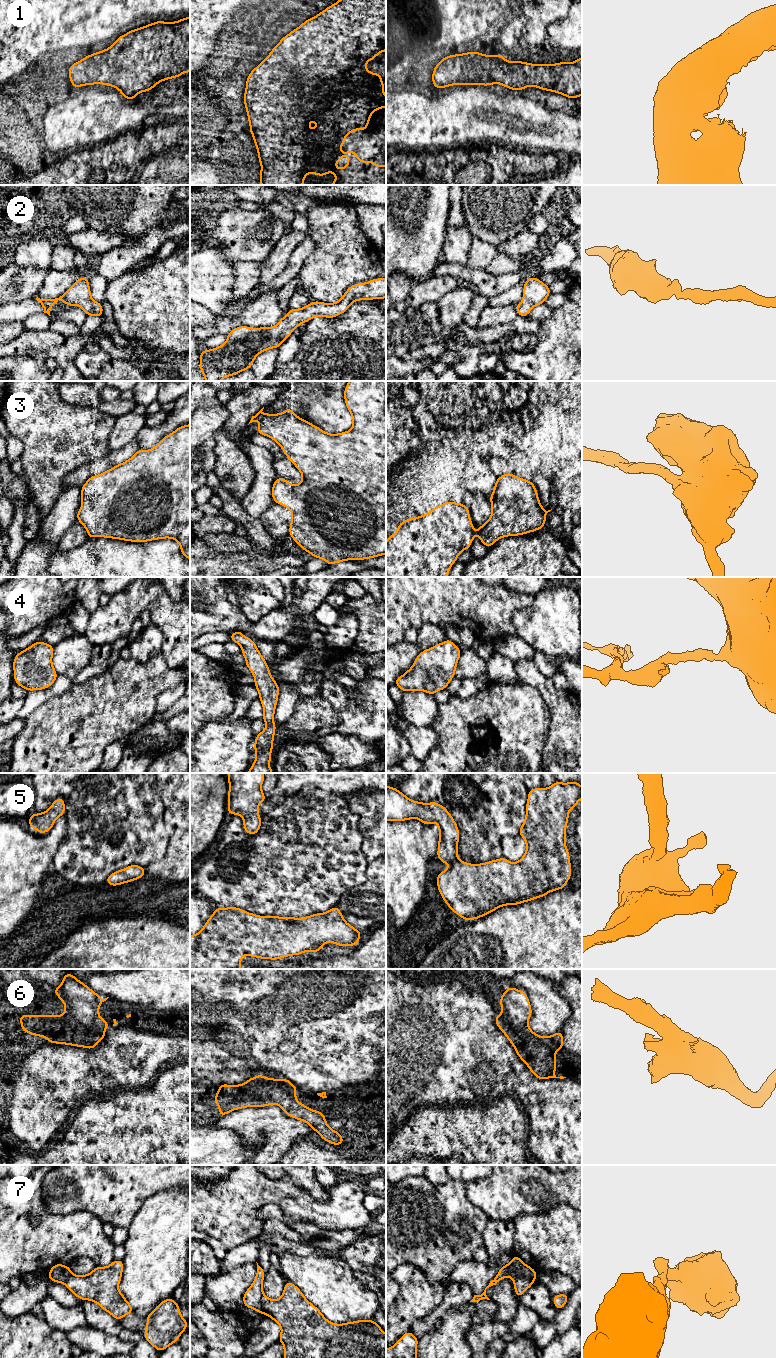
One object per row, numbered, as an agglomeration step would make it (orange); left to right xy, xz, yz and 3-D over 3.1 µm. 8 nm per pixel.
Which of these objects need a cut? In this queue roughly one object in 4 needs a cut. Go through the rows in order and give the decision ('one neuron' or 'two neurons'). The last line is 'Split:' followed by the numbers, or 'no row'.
1: one neuron
2: one neuron
3: one neuron
4: one neuron
5: one neuron
6: one neuron
7: two neurons
Split: 7

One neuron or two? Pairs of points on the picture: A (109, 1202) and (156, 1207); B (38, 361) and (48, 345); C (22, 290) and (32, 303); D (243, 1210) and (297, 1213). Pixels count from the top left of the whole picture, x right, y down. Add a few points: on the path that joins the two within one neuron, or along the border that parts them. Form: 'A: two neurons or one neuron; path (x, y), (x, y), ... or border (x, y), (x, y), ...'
A: two neurons; border (161, 1191), (151, 1195), (143, 1203), (130, 1225)
B: two neurons; border (18, 354), (42, 355), (44, 357)
C: two neurons; border (34, 297), (10, 303)
D: one neuron; path (256, 1198), (282, 1198), (284, 1200)

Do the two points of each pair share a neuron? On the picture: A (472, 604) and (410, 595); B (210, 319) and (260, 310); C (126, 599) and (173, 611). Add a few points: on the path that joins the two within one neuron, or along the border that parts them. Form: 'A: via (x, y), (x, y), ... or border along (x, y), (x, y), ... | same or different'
A: via (457, 596), (425, 595) | same
B: border along (216, 316), (216, 321), (213, 324), (200, 327) | different
C: via (138, 599), (154, 599), (161, 606) | same

